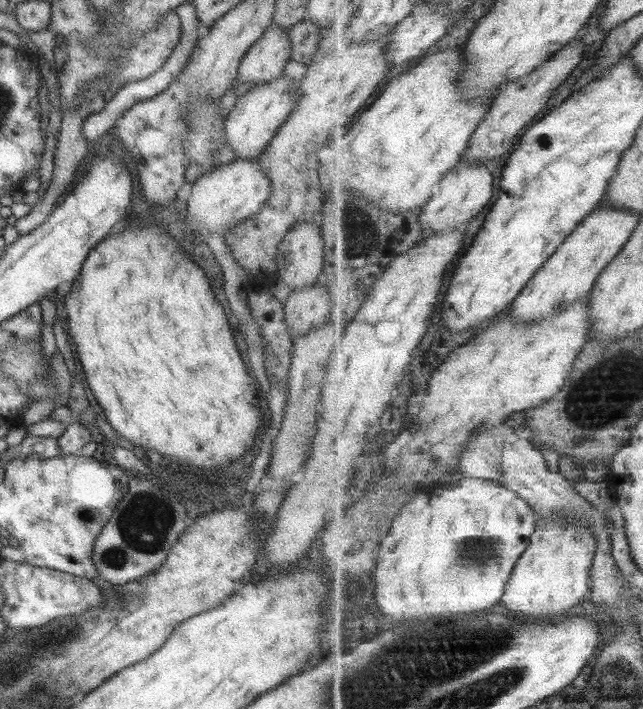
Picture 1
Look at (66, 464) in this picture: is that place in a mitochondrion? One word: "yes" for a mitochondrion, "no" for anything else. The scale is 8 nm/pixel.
no

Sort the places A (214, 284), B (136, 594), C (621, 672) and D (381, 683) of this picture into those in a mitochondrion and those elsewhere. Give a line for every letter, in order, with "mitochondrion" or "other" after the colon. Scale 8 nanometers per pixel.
A: other
B: mitochondrion
C: mitochondrion
D: mitochondrion

